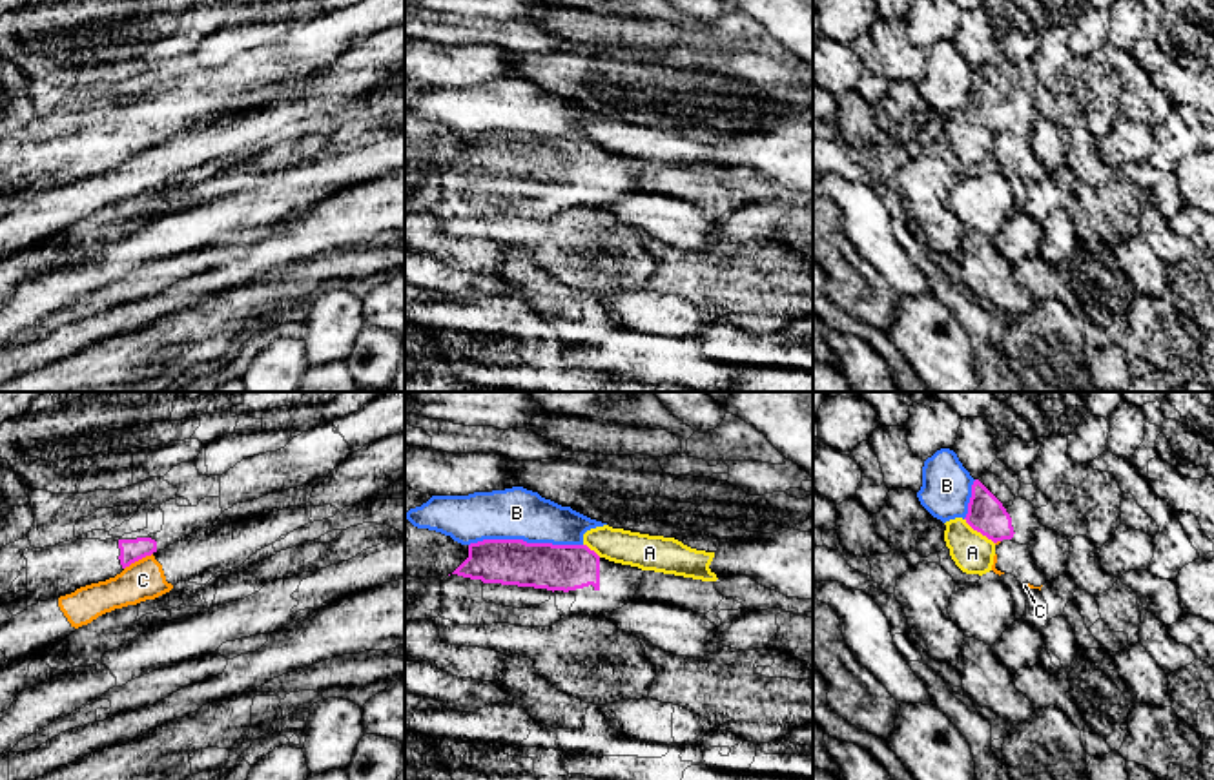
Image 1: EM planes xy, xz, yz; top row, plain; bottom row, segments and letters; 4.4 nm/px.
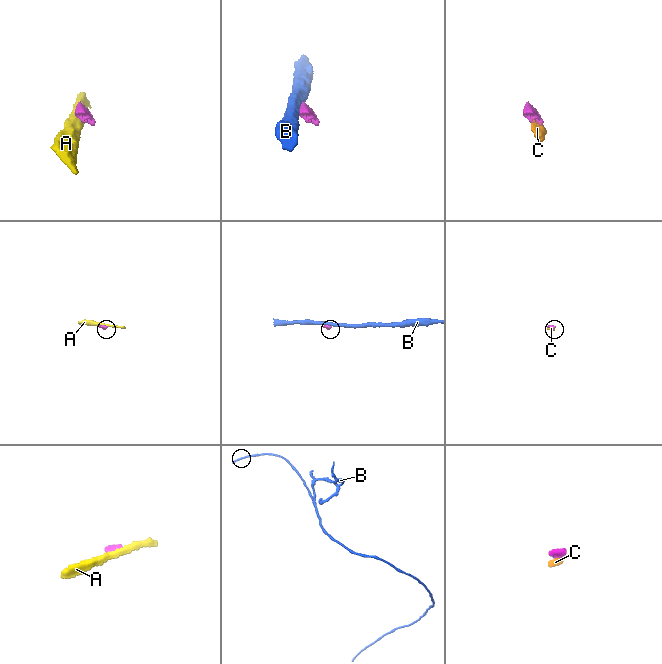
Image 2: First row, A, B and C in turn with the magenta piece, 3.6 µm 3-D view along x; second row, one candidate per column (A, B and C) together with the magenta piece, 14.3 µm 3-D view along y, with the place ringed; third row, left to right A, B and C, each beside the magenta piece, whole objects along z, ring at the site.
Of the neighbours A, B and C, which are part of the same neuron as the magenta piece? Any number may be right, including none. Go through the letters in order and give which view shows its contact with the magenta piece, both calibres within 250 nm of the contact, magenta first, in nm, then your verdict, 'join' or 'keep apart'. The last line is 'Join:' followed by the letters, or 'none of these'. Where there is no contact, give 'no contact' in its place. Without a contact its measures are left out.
A: yz | 160/180 nm | keep apart
B: xz | 200/220 nm | keep apart
C: xy | 100/180 nm | keep apart
Join: none of these

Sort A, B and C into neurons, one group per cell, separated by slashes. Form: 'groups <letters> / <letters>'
groups A / B / C

